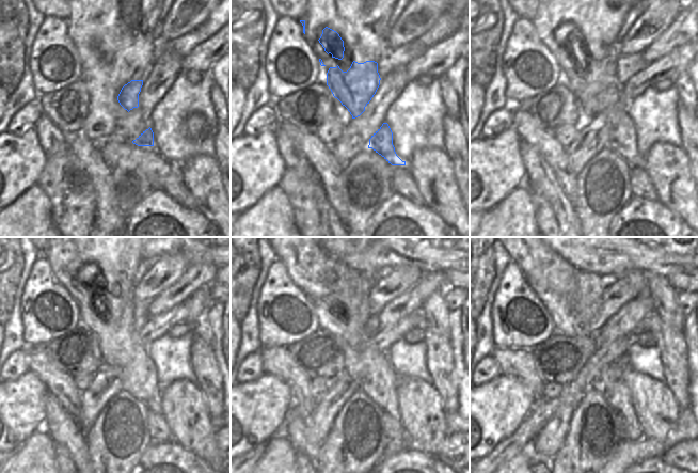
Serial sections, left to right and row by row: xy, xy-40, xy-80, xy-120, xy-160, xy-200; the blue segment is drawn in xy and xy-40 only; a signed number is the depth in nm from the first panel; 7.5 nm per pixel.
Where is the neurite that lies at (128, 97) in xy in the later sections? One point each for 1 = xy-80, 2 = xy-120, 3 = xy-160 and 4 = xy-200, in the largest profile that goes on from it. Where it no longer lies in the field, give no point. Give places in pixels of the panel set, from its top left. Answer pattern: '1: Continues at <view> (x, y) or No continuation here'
1: Continues at xy-80 (597, 90)
2: Continues at xy-120 (111, 317)
3: Continues at xy-160 (339, 296)
4: Continues at xy-200 (572, 297)

